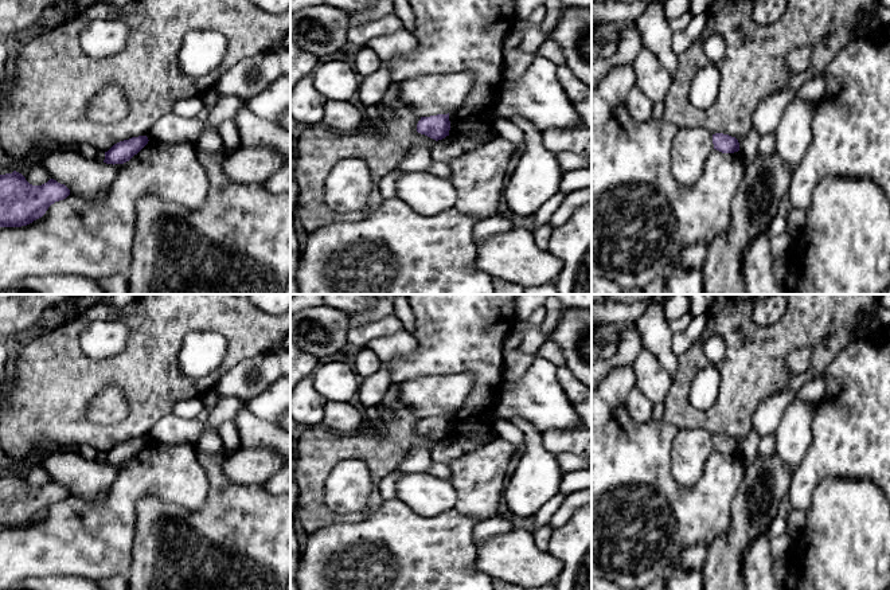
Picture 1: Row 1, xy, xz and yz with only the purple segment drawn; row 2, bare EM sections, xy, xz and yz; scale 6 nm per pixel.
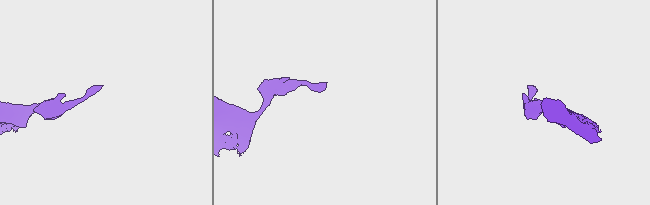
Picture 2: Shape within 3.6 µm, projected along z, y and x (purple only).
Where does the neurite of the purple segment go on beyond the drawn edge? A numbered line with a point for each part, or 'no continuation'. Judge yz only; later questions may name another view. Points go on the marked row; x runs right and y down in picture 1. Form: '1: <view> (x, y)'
no continuation

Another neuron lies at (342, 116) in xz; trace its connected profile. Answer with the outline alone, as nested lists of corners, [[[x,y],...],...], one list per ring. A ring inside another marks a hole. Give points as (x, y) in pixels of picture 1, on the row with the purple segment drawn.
[[[325,101],[321,125],[346,133],[363,129],[367,122],[362,106],[356,106],[350,101]]]

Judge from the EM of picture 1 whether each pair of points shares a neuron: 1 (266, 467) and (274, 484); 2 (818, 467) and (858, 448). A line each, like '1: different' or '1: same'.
1: different
2: same

